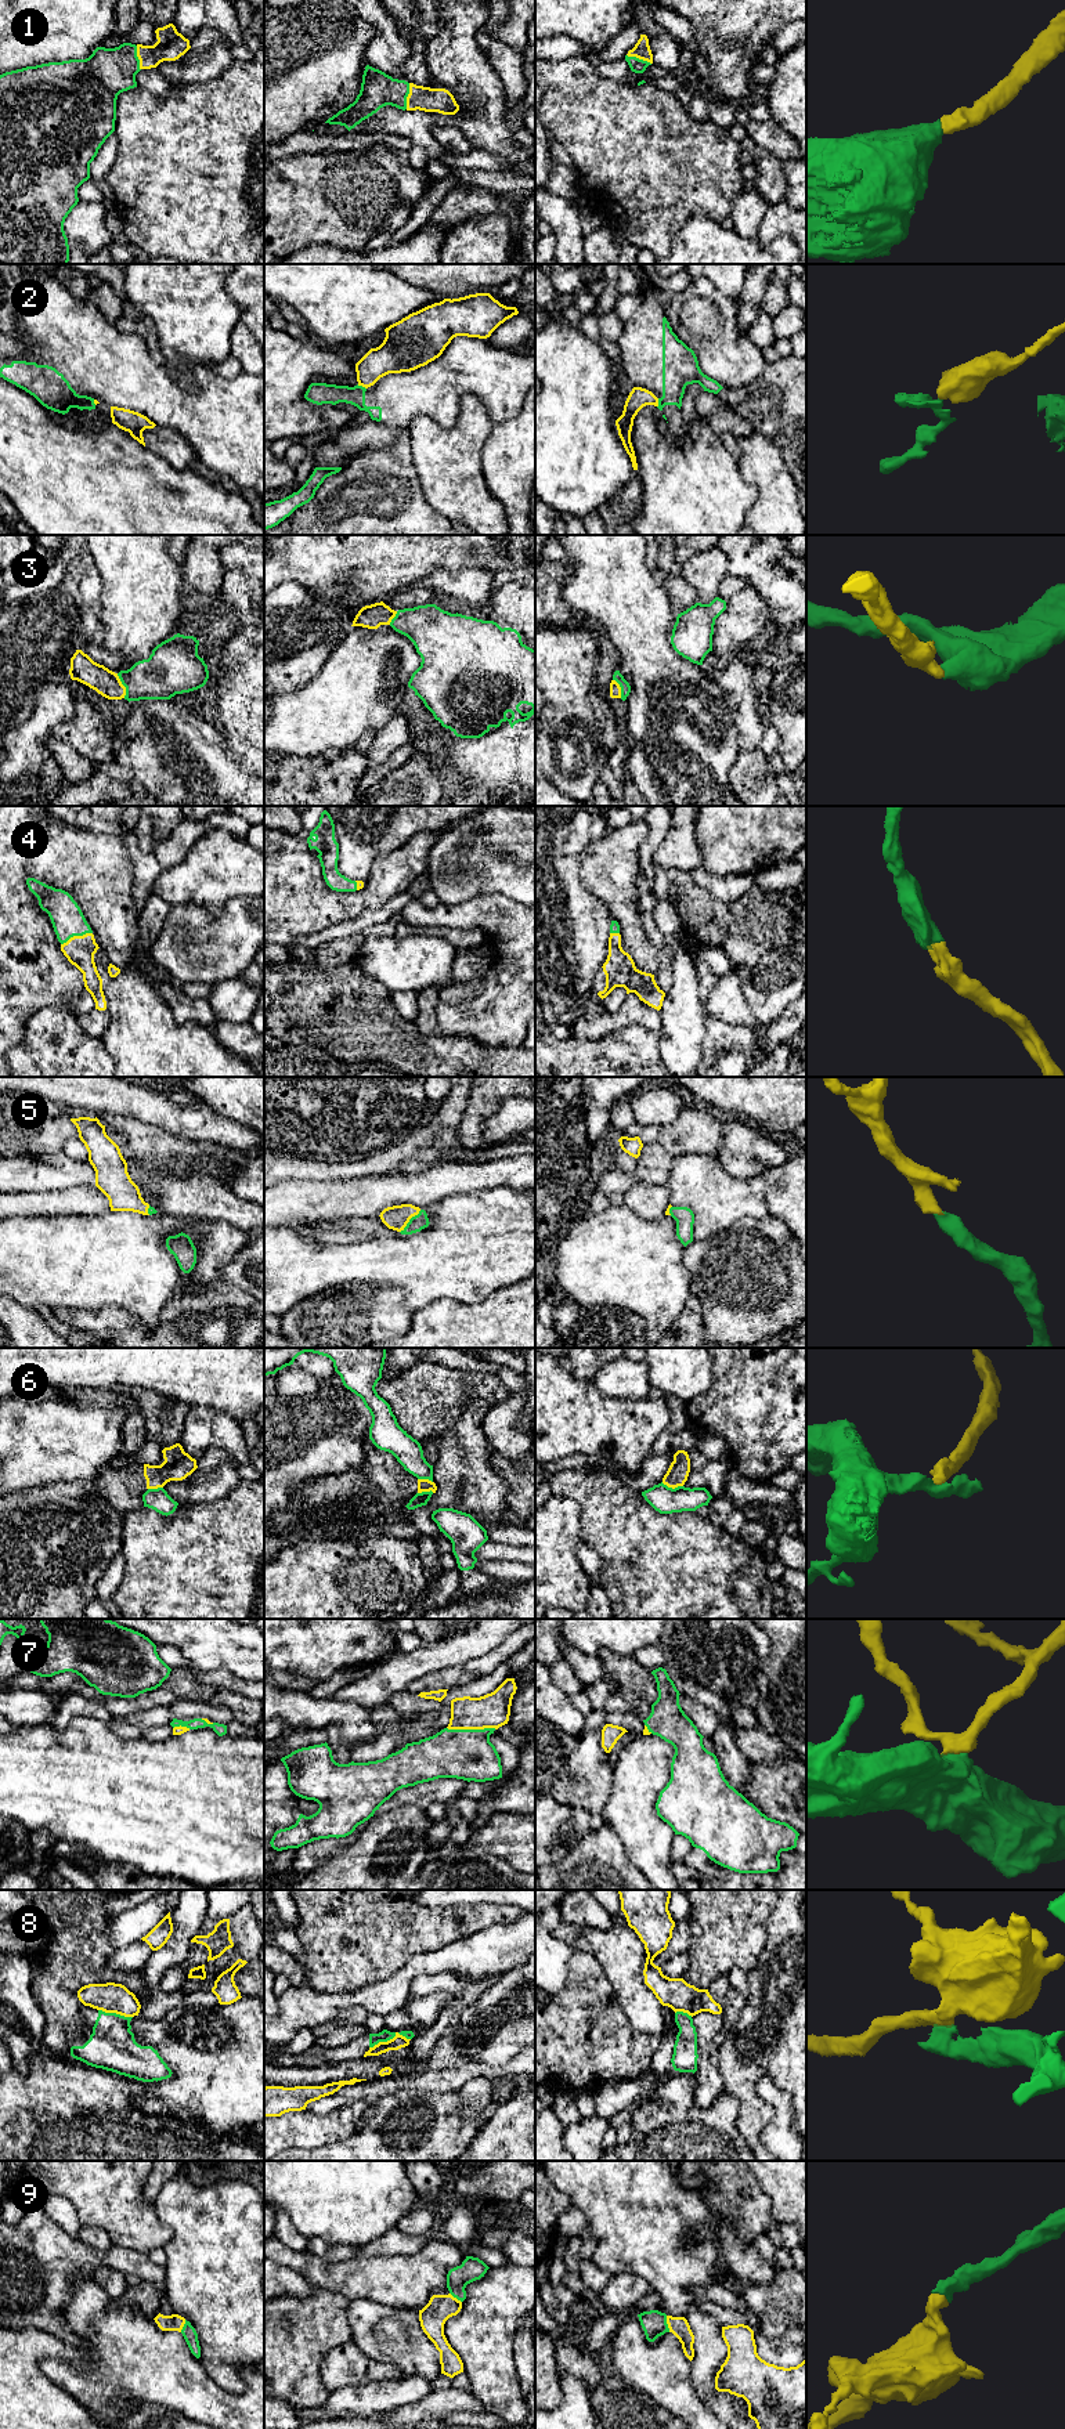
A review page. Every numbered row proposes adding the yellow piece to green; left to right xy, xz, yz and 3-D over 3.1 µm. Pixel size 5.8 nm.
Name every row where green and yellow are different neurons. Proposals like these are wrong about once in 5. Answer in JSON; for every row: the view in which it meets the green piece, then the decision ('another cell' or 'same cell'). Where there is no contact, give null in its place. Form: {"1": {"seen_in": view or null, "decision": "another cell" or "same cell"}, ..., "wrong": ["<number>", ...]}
{"1": {"seen_in": "xz", "decision": "same cell"}, "2": {"seen_in": "xz", "decision": "another cell"}, "3": {"seen_in": "xy", "decision": "same cell"}, "4": {"seen_in": "xy", "decision": "same cell"}, "5": {"seen_in": "xz", "decision": "same cell"}, "6": {"seen_in": "yz", "decision": "another cell"}, "7": {"seen_in": "xz", "decision": "same cell"}, "8": {"seen_in": "xz", "decision": "another cell"}, "9": {"seen_in": "yz", "decision": "same cell"}, "wrong": ["2", "6", "8"]}

